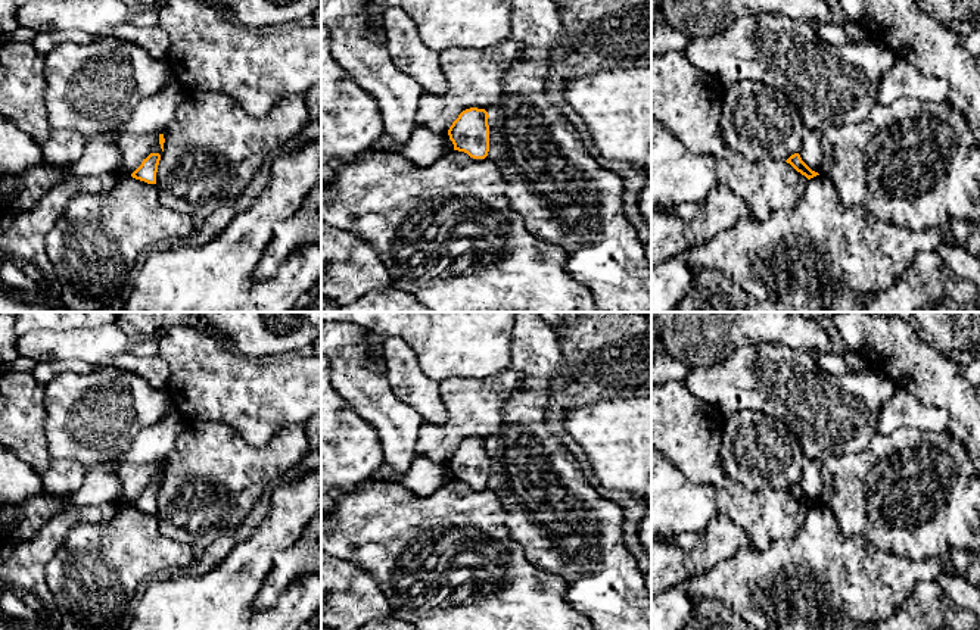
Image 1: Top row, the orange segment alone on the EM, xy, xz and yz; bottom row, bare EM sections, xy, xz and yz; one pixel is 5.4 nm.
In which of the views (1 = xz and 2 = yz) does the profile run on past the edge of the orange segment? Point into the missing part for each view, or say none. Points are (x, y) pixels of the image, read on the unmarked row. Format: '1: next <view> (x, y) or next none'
1: next none
2: next none

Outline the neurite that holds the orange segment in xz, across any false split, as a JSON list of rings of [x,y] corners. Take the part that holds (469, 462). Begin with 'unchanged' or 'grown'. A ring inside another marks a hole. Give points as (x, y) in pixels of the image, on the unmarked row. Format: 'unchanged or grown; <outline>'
unchanged; [[[485,439],[463,440],[448,459],[454,480],[464,481],[473,489],[485,489],[489,481],[489,455]]]

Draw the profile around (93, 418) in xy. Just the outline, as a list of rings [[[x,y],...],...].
[[[109,364],[90,374],[60,372],[43,387],[44,433],[52,459],[71,459],[87,467],[125,458],[141,431],[177,411],[167,390]]]

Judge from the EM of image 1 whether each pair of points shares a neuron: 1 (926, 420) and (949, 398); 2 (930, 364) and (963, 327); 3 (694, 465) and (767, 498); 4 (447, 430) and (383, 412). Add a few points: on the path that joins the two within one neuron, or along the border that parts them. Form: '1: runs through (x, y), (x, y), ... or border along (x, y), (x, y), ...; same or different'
1: border along (910, 392), (940, 406), (949, 429); different
2: border along (935, 348), (942, 352); different
3: runs through (712, 474), (739, 499), (749, 499); same
4: border along (423, 421), (417, 434), (416, 455); different

